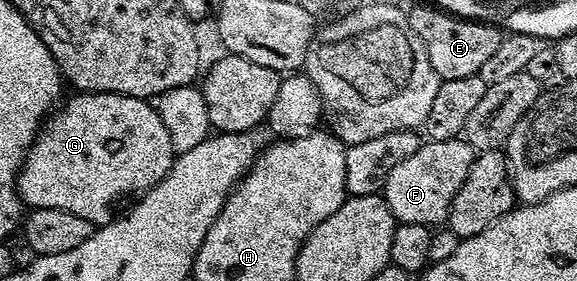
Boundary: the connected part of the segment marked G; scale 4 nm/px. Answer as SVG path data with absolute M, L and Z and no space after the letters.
M76 92L65 99L45 119L24 166L20 169L20 199L29 209L70 210L78 218L86 218L93 226L108 224L114 218L112 207L123 196L135 197L148 192L172 169L174 149L170 133L162 126L162 118L147 99L123 96L117 92Z

